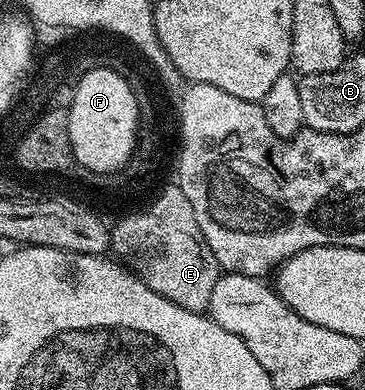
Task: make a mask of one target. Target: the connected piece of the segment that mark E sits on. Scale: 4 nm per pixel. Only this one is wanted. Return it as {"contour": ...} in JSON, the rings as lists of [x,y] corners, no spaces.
{"contour":[[[170,185],[163,188],[150,207],[119,220],[115,225],[112,224],[111,251],[124,266],[143,281],[143,285],[147,285],[147,289],[159,293],[159,297],[167,297],[167,301],[188,311],[208,312],[215,281],[219,281],[223,272],[219,261],[215,261],[215,253],[211,253],[211,245],[207,245],[207,237],[203,237],[203,229],[199,229],[199,221],[195,221],[191,201],[183,197],[181,187]]]}

